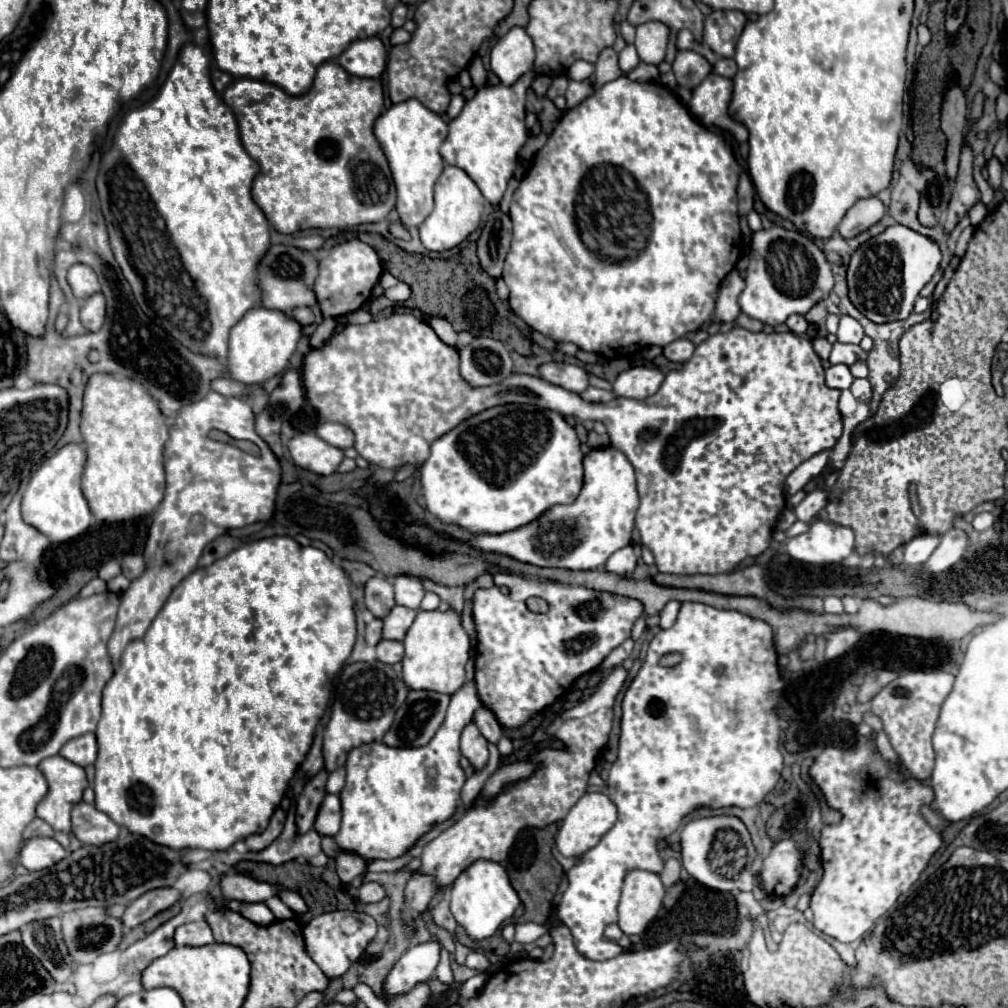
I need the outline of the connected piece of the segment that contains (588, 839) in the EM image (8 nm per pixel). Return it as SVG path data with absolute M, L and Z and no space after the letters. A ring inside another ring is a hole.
M586 793L566 815L556 835L556 847L564 857L580 857L614 827L616 805L604 793Z

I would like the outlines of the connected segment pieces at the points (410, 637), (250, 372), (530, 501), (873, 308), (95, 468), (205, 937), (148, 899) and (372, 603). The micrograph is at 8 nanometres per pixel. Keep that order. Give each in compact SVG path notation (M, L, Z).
M420 611L406 633L402 679L412 691L436 691L454 695L464 685L464 665L470 657L470 641L454 611Z
M256 307L250 309L238 325L230 331L230 349L228 349L228 359L226 367L230 369L232 379L240 383L264 383L266 379L280 375L296 351L296 345L302 337L302 325L292 319L284 311L276 309L266 309L266 307Z
M508 403L508 405L498 405L486 411L480 411L472 417L468 417L466 421L462 421L460 425L456 425L452 431L444 433L440 439L436 439L432 443L432 453L426 459L426 463L420 467L420 481L424 481L424 499L426 499L426 507L432 515L436 515L442 523L456 523L468 531L478 531L478 533L504 533L510 529L516 529L518 525L526 525L530 521L534 521L534 517L538 517L538 513L546 511L550 505L554 503L566 503L566 501L574 501L574 497L578 495L578 489L582 487L582 453L580 453L580 441L576 437L576 431L572 425L566 423L566 419L560 413L554 413L550 409L540 409L536 405L516 405L516 403Z
M892 225L854 251L848 265L850 301L872 323L902 321L912 313L920 289L938 271L940 259L942 255L934 241L904 225Z
M94 373L84 391L80 431L88 451L82 493L94 517L116 523L152 513L166 489L164 445L170 429L150 391L134 379L114 379L108 373Z
M196 921L196 923L186 923L176 929L174 935L176 945L212 945L214 937L206 921Z
M166 887L166 889L152 889L150 893L144 893L142 897L138 897L138 901L132 901L124 915L122 915L122 923L126 929L138 927L140 923L148 921L150 917L154 917L156 913L172 907L178 899L184 899L184 893L174 889L174 887Z
M374 575L372 579L368 579L364 587L364 599L366 599L366 607L370 609L370 613L382 619L396 605L394 603L394 585L386 577Z

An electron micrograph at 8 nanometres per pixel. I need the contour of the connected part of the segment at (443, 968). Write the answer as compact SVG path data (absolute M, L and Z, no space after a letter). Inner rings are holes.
M444 947L441 948L441 959L435 970L434 977L450 987L454 984L450 956Z

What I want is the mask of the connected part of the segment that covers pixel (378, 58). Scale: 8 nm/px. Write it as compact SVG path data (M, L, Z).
M378 37L354 41L340 57L338 63L356 77L378 79L386 69L386 49Z

